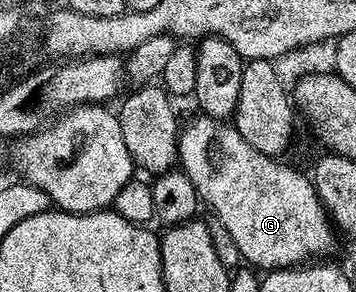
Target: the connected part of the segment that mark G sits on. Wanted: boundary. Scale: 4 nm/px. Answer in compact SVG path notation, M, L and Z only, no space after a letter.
M196 114L196 117L179 129L179 167L194 182L194 190L205 205L213 208L215 219L230 230L241 257L253 269L275 270L295 268L311 261L324 258L332 248L334 225L324 204L318 198L311 179L294 168L290 168L279 159L262 154L238 134L231 123L221 122L212 116Z

